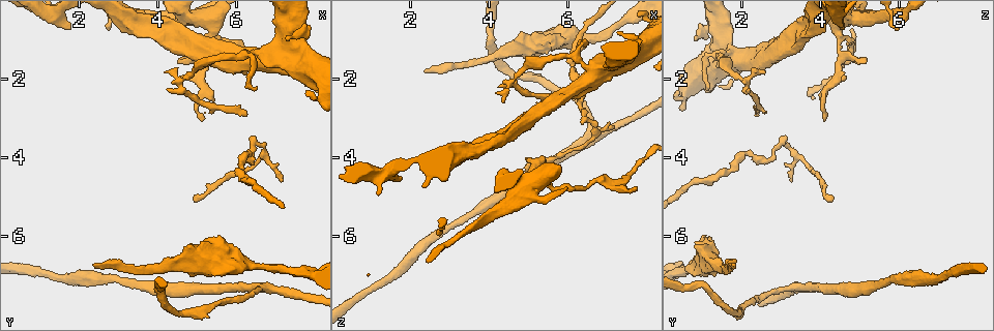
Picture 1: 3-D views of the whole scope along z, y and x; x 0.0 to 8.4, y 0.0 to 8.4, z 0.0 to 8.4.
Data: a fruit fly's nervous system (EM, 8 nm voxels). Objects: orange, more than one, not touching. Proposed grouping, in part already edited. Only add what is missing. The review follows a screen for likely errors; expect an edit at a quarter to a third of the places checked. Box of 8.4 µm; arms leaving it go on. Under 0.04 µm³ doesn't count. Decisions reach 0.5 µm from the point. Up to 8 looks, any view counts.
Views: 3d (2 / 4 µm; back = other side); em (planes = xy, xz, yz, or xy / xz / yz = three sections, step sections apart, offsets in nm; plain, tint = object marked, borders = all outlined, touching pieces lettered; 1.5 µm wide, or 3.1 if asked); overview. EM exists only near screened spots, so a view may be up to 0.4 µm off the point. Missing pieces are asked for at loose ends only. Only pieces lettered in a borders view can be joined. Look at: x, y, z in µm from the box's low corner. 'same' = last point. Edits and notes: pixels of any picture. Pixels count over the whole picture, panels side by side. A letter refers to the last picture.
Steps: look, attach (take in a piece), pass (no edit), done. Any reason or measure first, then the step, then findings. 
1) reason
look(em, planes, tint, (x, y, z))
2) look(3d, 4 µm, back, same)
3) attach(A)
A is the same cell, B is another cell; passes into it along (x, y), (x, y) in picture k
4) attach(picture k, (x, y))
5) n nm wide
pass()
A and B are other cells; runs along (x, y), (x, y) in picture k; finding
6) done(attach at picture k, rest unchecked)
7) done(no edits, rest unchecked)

an open end
look(em, xy, step 4, borders, (5.20, 3.05, 4.05))

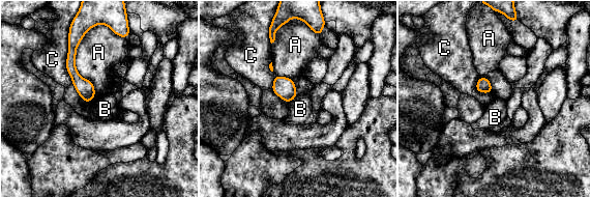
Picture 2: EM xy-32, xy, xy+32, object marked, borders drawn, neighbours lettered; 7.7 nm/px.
pass()
A, B and C are other cells; border along (91, 28), (76, 55), (88, 103) in picture 2; none of them fits

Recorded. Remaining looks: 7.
free end
look(3d, 2 µm, back, (6.30, 2.95, 2.35))

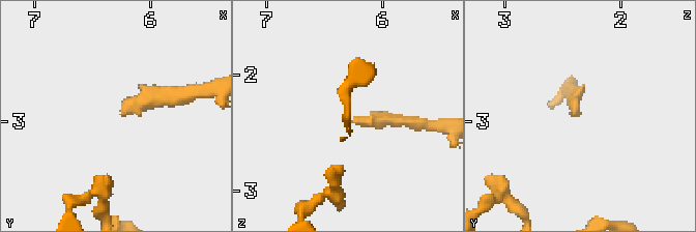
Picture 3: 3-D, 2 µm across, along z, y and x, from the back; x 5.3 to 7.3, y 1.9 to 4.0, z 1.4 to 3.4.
look(em, planes, borders, (6.26, 2.90, 2.36))

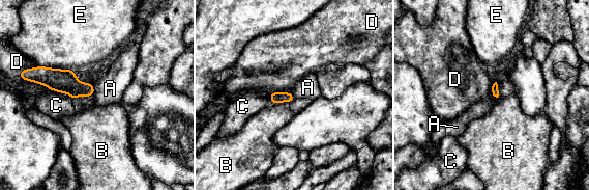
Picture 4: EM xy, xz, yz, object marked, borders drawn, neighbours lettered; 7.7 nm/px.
70 nm wide; E touches over 300 nm
pass()
A, B, C, D and E are other cells; none of them fits

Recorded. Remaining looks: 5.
tapers out
look(em, planes, borders, (4.90, 5.10, 4.35))

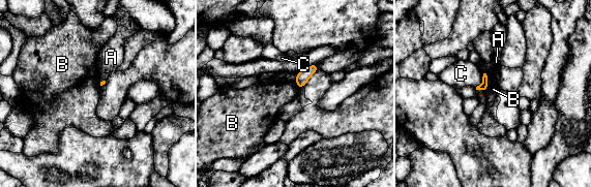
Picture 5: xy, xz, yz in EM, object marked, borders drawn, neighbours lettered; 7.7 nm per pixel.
pass()
A, B and C are other cells; border along (483, 72), (488, 79), (485, 92) in picture 5; none of them fits

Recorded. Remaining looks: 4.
done(no edits, rest unchecked)

